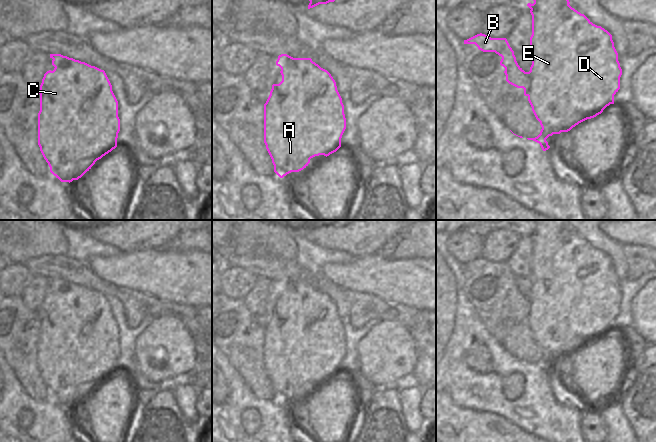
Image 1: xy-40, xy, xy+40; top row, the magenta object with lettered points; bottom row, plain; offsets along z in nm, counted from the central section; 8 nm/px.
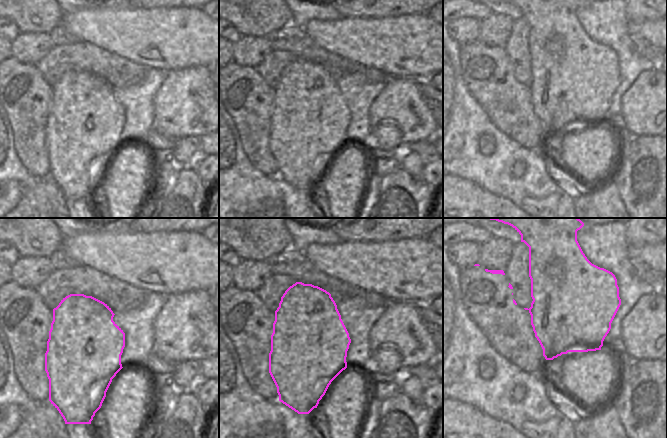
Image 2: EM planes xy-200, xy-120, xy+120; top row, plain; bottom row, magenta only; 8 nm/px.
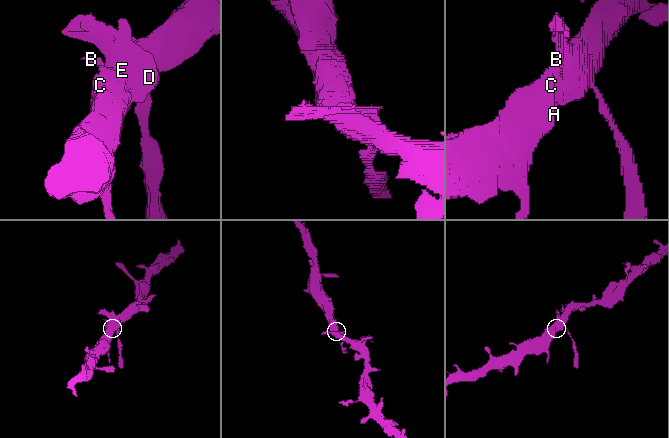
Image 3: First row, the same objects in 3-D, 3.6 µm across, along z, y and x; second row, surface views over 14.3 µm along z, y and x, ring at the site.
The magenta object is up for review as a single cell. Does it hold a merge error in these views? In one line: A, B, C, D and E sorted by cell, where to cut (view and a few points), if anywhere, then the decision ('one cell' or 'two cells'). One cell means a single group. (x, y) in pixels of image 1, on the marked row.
A B C D E | no cut | one cell

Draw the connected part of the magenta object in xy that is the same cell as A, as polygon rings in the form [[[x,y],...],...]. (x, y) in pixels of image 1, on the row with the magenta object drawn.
[[[278,56],[276,65],[281,68],[282,81],[273,84],[264,104],[264,143],[272,159],[274,172],[283,178],[291,172],[306,168],[310,159],[329,156],[341,147],[346,129],[342,98],[331,74],[311,58]]]

